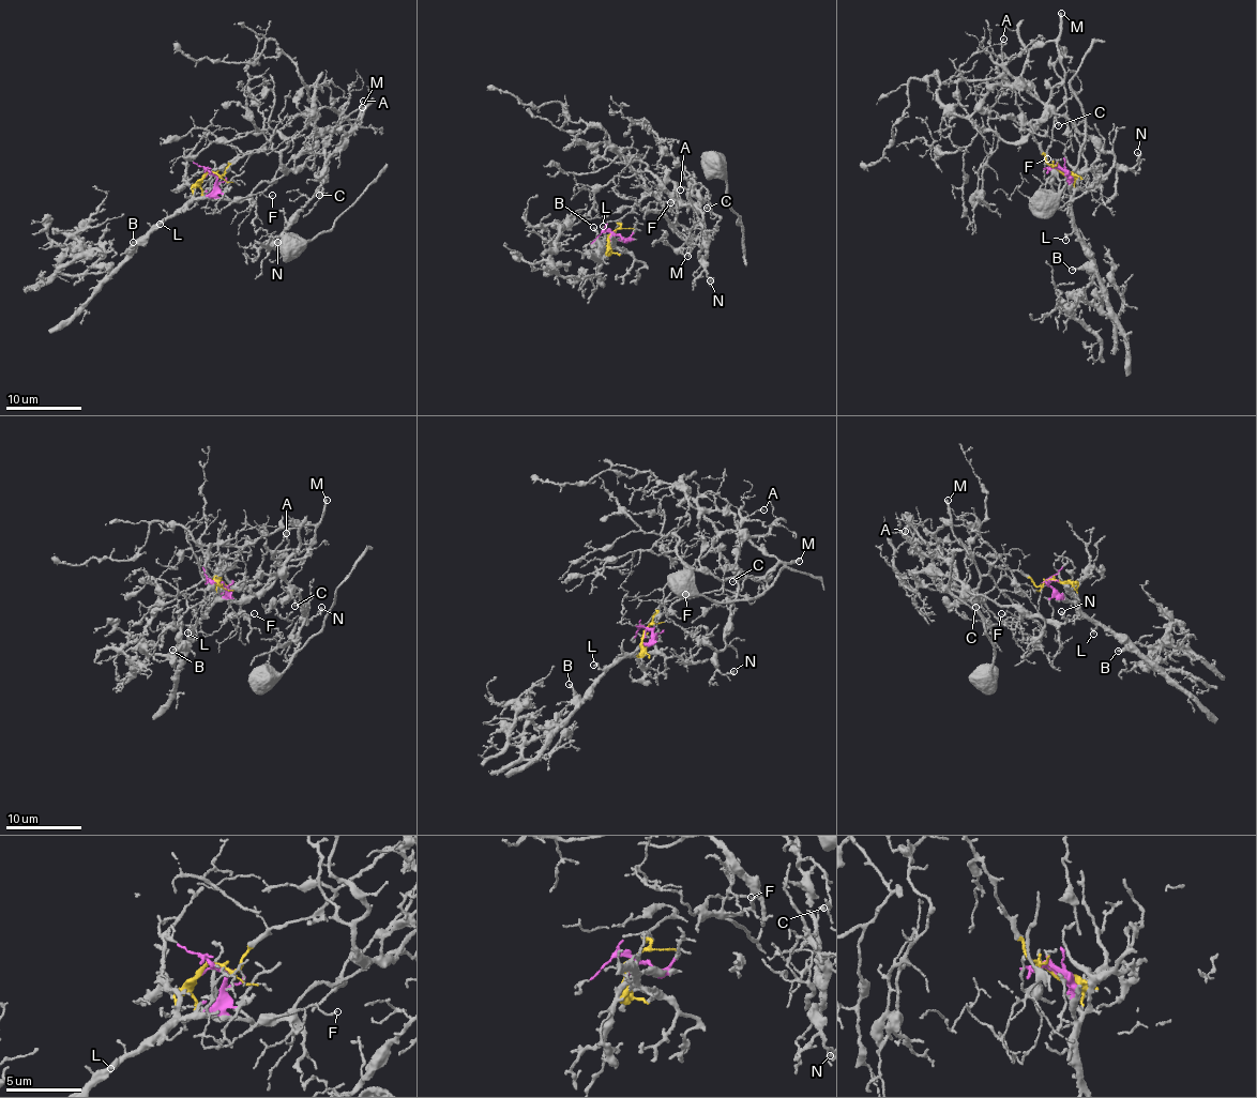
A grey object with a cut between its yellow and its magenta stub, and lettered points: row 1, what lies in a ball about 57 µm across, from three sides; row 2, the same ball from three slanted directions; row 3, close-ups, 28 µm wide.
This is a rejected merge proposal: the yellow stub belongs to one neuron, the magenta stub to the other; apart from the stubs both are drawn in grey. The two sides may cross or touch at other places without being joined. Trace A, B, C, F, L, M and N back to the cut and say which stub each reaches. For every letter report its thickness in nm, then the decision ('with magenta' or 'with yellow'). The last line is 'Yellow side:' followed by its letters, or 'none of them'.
A: 150 nm | with yellow
B: 200 nm | with magenta
C: 160 nm | with yellow
F: 130 nm | with yellow
L: 280 nm | with magenta
M: 280 nm | with yellow
N: 220 nm | with yellow
Yellow side: A, C, F, M, N

